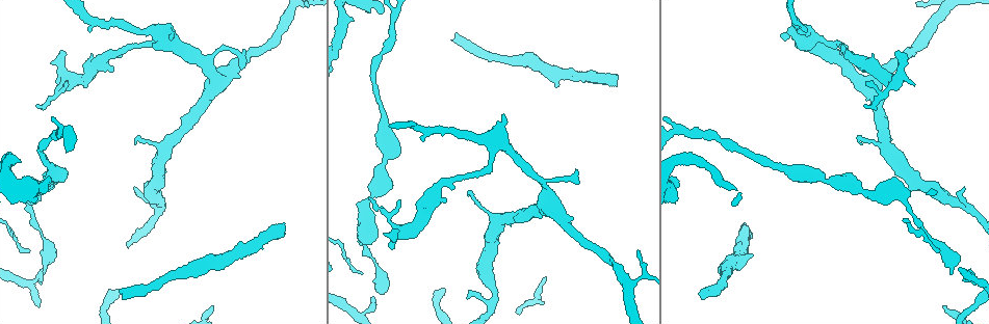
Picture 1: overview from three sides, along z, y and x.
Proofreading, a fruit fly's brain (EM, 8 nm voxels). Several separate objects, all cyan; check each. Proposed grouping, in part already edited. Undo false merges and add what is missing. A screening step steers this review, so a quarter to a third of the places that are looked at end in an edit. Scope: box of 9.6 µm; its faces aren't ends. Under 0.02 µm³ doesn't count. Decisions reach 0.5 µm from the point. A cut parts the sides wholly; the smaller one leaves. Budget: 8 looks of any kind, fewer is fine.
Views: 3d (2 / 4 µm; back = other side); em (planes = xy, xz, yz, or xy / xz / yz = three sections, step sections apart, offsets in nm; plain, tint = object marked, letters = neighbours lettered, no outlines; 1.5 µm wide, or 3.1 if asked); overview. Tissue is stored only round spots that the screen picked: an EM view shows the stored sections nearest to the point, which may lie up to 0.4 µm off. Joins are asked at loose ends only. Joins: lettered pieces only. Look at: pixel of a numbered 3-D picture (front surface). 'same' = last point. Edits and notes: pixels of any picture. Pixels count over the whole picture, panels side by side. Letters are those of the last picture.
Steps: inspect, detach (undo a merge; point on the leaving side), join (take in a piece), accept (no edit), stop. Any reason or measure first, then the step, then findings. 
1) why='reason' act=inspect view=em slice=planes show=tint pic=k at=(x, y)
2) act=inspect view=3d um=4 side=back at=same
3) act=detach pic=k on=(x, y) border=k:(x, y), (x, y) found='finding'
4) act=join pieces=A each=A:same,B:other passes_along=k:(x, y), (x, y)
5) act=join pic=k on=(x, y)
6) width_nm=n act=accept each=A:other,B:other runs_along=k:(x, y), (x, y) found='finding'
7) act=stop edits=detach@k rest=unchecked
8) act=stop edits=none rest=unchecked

why='calibre changes' act=inspect view=3d um=2 pic=1 at=(366, 250)

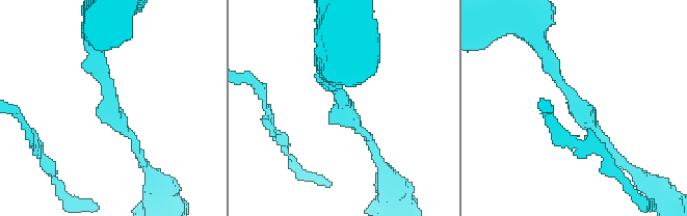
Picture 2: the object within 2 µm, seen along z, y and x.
act=inspect view=em slice=yz step=4 show=letters pic=2 at=(107, 92)

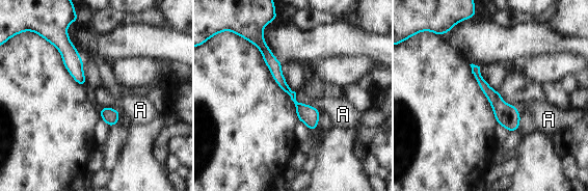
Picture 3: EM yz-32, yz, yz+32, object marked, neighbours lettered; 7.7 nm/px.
longest_contact=A:240nm act=accept each=A:other runs_along=3:(260, 44), (284, 86), (315, 126) found='all the same cell'

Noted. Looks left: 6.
why='tapers out' act=inspect view=em slice=yz step=4 show=letters pic=1 at=(37, 104)

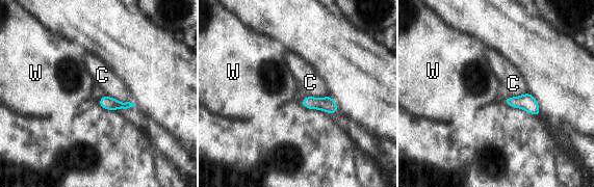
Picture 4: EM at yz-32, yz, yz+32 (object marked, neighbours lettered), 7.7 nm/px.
longest_contact=C:220nm act=accept each=C:other,W:other border=4:(105, 95), (122, 102), (132, 102) found='none of them fits'

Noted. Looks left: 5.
why='free end' act=inspect view=em slice=planes show=tint pic=1 at=(700, 297)

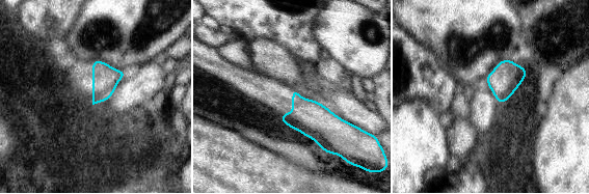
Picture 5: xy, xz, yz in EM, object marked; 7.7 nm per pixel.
act=inspect view=em slice=planes show=letters at=same

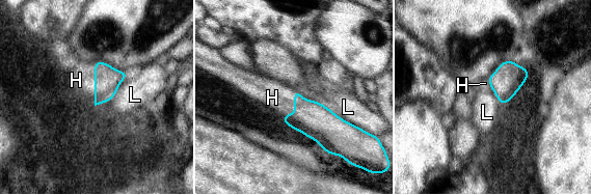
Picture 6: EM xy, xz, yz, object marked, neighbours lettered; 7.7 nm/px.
act=join pieces=H each=H:same,L:other passes_along=6:(107, 79), (95, 84), (76, 80) found='the cell continues'

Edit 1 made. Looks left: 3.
act=stop edits=join@6 rest=unchecked

